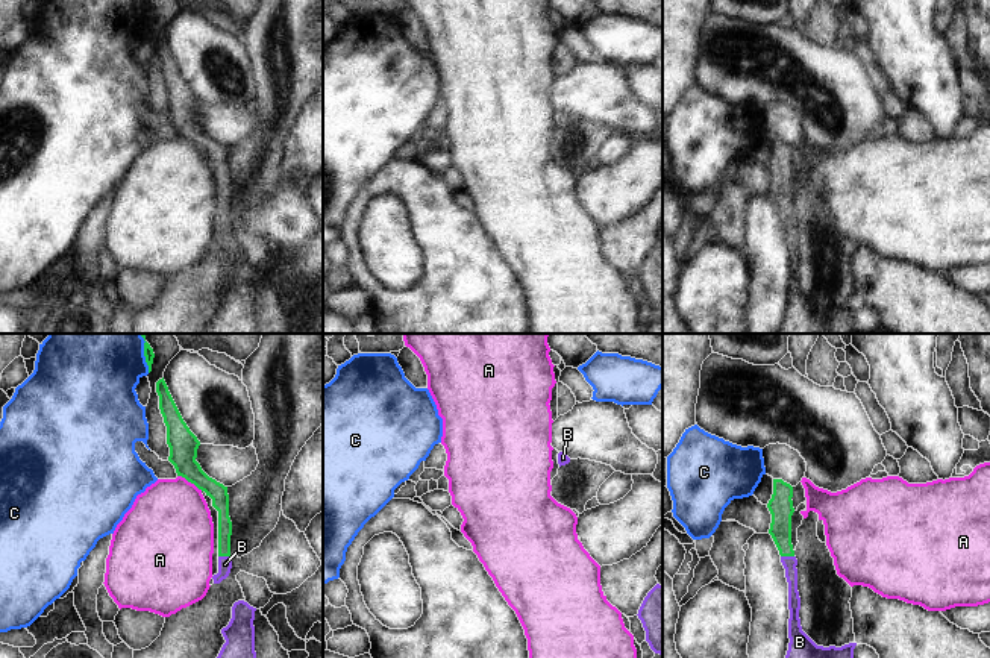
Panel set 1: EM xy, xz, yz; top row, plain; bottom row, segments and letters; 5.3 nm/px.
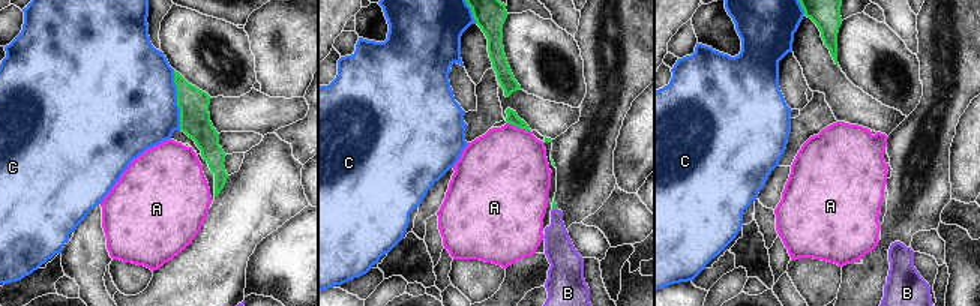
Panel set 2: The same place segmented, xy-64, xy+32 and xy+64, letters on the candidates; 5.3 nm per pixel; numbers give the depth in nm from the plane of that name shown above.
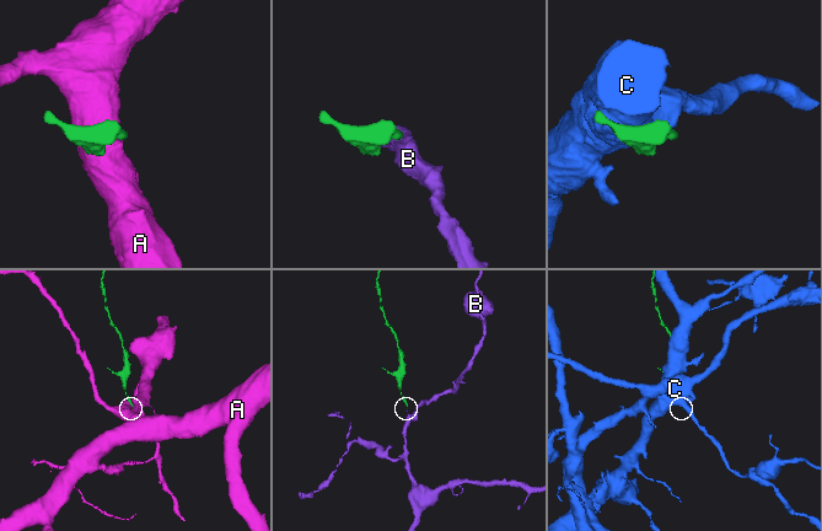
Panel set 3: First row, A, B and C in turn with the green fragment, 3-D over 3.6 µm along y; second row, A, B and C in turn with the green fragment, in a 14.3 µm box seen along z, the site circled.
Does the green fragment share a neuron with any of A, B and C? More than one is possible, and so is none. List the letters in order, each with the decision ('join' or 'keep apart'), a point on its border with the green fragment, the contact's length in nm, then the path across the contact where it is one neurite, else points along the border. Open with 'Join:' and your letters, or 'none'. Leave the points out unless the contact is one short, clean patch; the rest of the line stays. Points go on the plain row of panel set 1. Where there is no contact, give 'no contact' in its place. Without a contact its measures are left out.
Join: B
A: keep apart | xy (190, 141) | 160 nm | along xy (178, 135), (202, 150)
B: join | yz (787, 216) | 70 nm | across yz (781, 170), (781, 196), (787, 216), (789, 223)
C: keep apart | xy (144, 15) | 180 nm

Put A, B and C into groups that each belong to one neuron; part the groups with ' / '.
A / B / C

